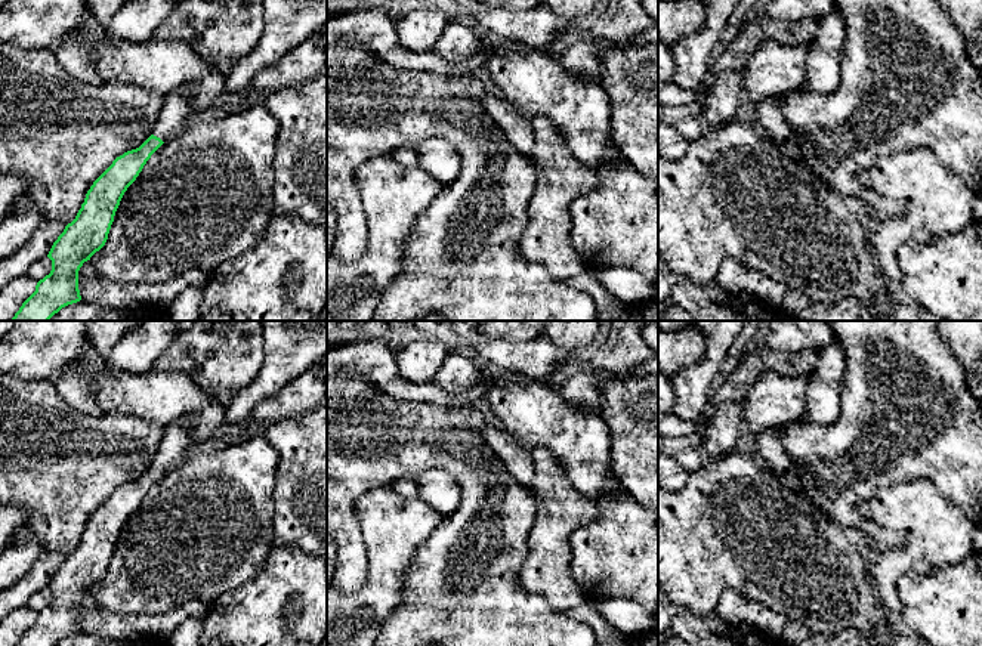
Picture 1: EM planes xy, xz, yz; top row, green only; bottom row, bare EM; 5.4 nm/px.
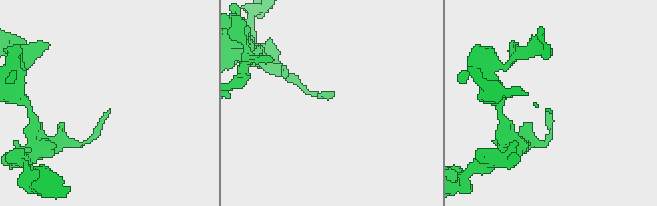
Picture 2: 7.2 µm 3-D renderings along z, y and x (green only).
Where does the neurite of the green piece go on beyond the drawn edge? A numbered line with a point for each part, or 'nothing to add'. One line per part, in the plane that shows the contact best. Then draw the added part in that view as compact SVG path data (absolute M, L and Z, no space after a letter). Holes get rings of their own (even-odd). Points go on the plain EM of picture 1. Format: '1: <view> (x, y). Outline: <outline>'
1: xy (176, 441). Outline: M188 415L164 427L163 439L152 461L154 467L166 473L179 466L188 451L197 445L191 438L195 421L194 415Z

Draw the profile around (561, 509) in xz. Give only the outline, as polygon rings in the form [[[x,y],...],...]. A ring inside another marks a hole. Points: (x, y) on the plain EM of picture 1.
[[[547,449],[531,451],[534,479],[531,494],[537,511],[528,537],[528,556],[519,571],[519,587],[540,594],[550,608],[566,612],[586,602],[569,572],[569,537],[597,516],[597,501],[578,494],[566,472]]]

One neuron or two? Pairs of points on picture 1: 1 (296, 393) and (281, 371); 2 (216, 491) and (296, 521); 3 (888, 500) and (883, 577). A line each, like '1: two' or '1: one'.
1: two
2: two
3: one

